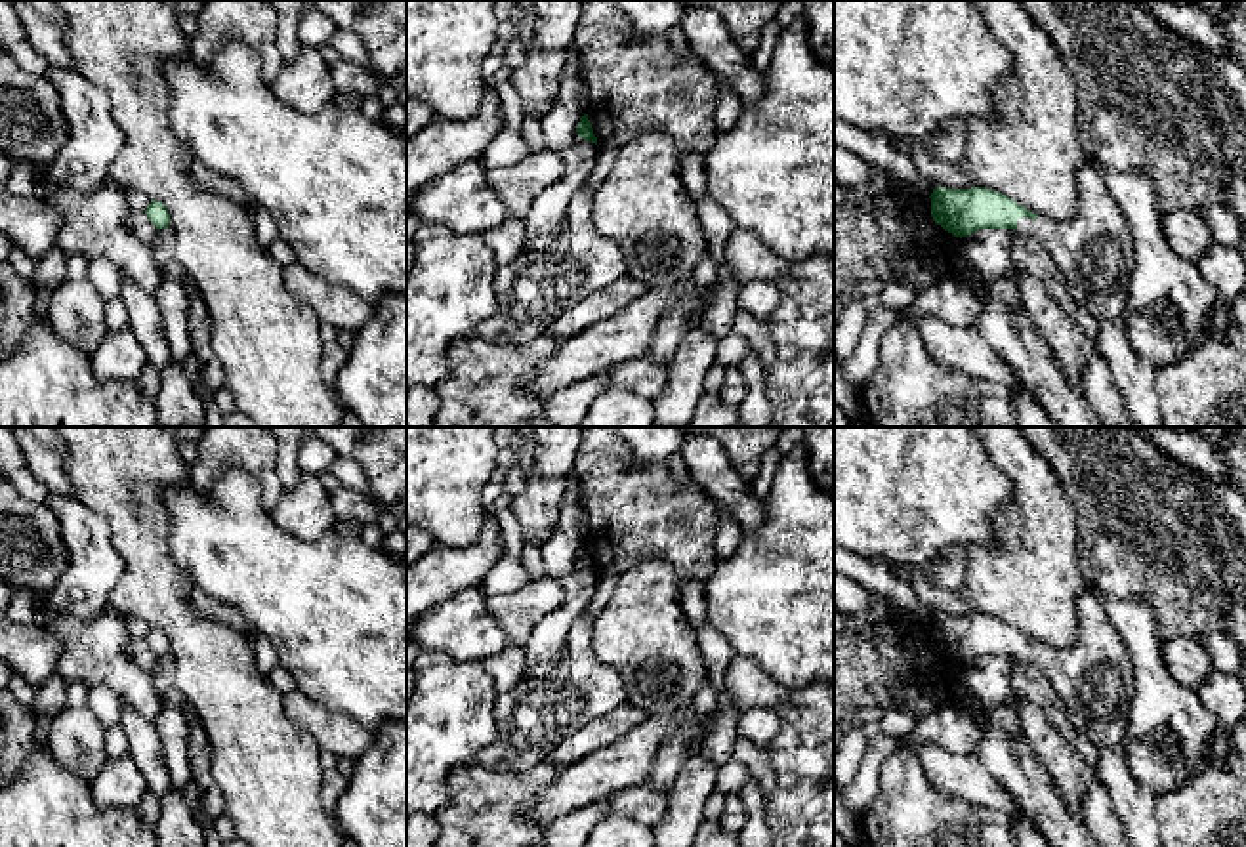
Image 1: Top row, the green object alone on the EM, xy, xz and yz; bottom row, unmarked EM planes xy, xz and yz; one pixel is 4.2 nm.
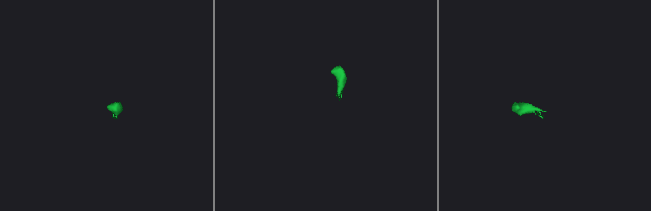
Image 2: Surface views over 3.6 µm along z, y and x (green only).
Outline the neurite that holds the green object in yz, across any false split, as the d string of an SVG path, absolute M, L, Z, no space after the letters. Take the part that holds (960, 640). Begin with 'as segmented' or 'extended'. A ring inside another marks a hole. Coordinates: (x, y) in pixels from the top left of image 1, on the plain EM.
extended; M1084 586L1076 616L1078 637L1067 649L1051 649L985 614L935 614L929 624L931 643L960 666L979 656L1015 656L1036 666L1088 742L1122 750L1135 687L1128 647L1109 620L1097 589Z

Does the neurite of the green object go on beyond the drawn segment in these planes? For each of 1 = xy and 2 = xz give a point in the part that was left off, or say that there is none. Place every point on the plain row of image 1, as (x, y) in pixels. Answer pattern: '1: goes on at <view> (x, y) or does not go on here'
1: does not go on here
2: does not go on here

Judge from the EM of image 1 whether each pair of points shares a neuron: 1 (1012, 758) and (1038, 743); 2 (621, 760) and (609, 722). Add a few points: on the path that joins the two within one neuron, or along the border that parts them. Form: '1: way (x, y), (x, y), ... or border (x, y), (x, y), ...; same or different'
1: border (1021, 731), (1052, 786); different
2: border (649, 716), (609, 744), (577, 760); different

